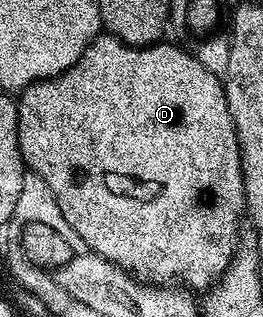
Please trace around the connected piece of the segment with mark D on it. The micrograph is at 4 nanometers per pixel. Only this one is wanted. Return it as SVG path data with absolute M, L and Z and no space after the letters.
M106 32L94 38L93 43L83 52L83 56L79 56L79 60L71 68L67 68L55 78L33 82L20 91L17 98L19 112L17 139L21 159L26 167L32 173L39 175L47 184L47 188L51 188L59 204L59 212L63 212L67 224L71 224L71 228L79 232L79 236L92 253L111 260L115 265L128 270L134 278L154 286L176 284L193 292L198 292L197 290L205 292L229 267L233 251L239 245L237 229L240 228L241 218L243 222L243 215L247 210L241 149L233 117L227 108L227 96L222 79L218 75L207 72L207 68L199 64L196 53L189 51L188 54L187 51L180 50L167 41L161 40L149 46L129 46Z

